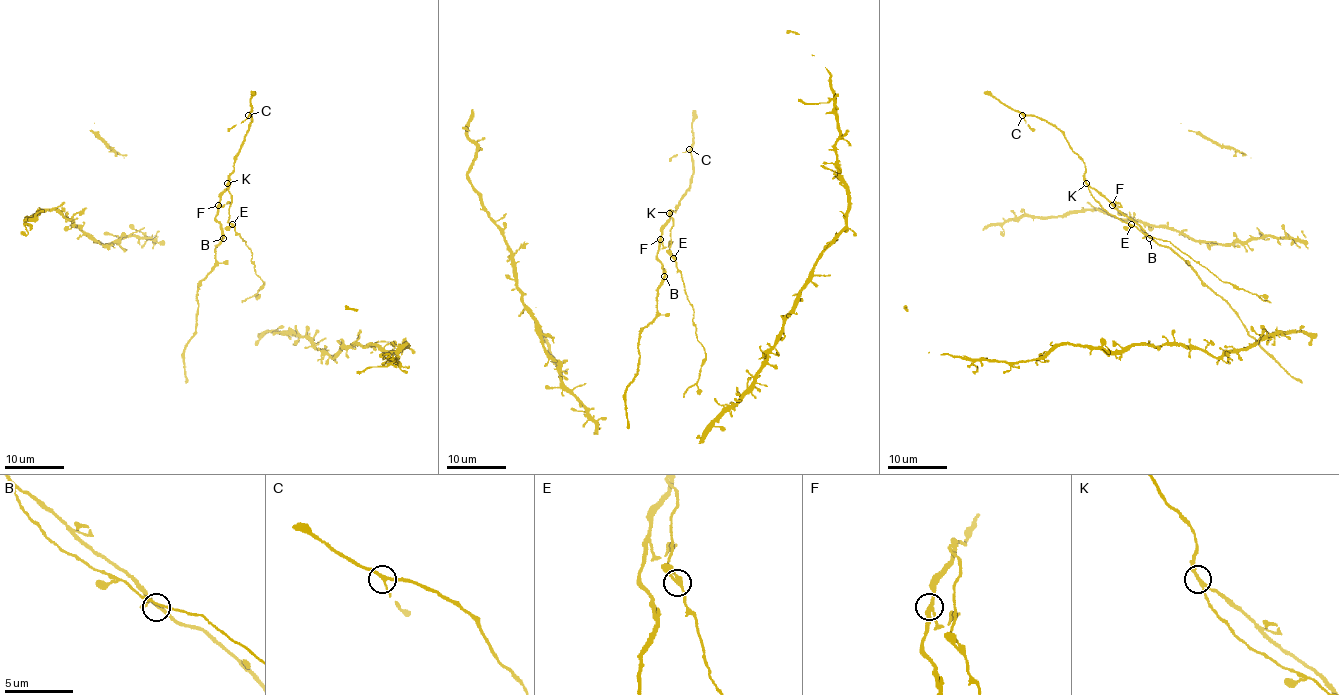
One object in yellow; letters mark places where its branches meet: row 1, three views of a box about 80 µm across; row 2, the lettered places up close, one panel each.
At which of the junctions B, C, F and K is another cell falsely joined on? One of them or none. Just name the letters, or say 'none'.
K

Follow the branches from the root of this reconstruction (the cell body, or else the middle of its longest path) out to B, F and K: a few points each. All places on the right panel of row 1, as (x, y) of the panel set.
B: (1158, 239), (1111, 215), (1090, 190), (1096, 189), (1149, 238)
F: (1158, 239), (1111, 215), (1090, 190), (1096, 189), (1112, 205)
K: (1158, 239), (1111, 215), (1092, 195), (1086, 183)

